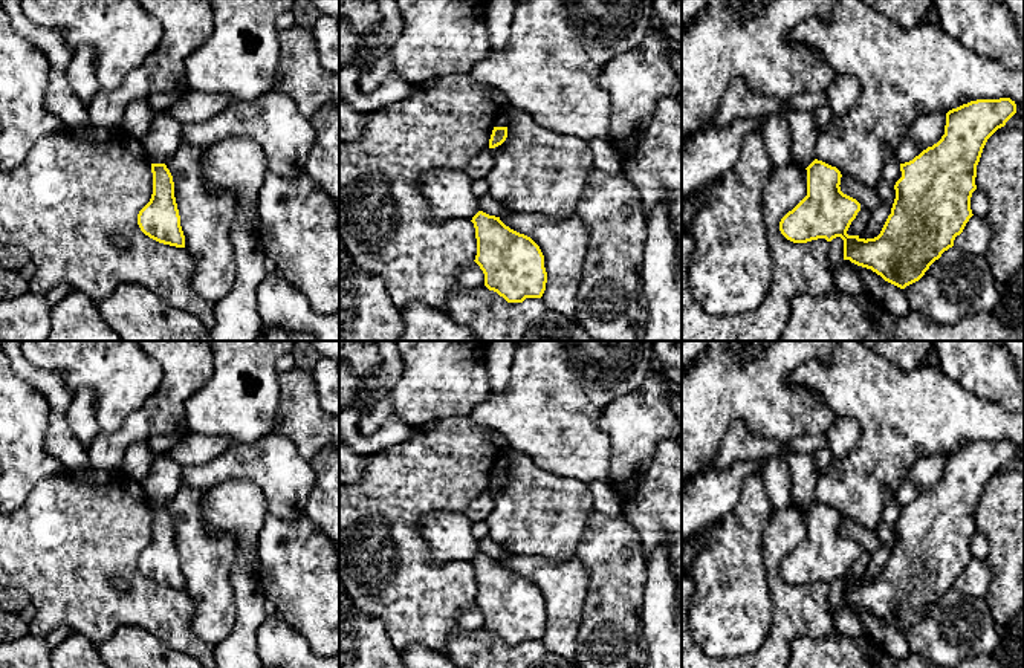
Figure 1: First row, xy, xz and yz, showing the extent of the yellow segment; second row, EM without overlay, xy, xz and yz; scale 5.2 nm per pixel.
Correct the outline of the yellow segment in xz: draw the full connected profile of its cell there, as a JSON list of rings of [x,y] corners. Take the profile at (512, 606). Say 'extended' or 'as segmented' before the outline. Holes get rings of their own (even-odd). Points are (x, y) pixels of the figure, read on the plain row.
as segmented; [[[478,553],[472,563],[477,581],[475,605],[484,616],[484,628],[507,645],[541,640],[546,633],[547,614],[540,589],[527,578],[506,569],[500,559]]]

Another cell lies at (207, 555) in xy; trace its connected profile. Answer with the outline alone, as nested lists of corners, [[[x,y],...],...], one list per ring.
[[[180,485],[167,503],[174,540],[191,598],[193,631],[208,645],[225,640],[235,625],[235,599],[229,581],[235,564],[235,535],[211,529],[203,520],[203,489]]]

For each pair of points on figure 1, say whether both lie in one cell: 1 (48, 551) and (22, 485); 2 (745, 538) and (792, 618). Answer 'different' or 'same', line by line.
1: different
2: different

